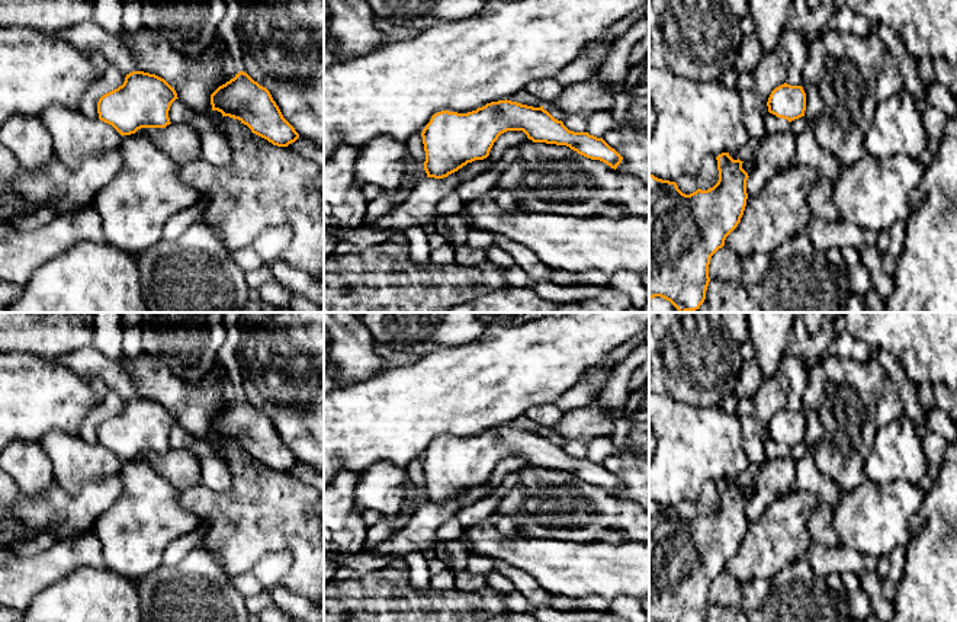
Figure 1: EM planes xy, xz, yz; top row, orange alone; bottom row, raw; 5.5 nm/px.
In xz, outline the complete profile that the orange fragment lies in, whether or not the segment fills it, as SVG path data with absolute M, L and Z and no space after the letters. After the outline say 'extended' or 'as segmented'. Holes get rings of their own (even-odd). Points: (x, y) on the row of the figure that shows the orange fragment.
M505 99L468 113L441 110L433 115L421 132L427 177L443 179L468 163L486 158L494 142L507 131L523 131L533 142L566 145L614 170L623 160L603 138L569 131L543 106L533 108Z; as segmented

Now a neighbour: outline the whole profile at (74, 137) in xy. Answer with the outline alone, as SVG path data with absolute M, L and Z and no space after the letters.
M61 106L48 108L41 122L52 137L54 157L76 169L87 157L118 150L122 135L109 124L89 119L80 110Z

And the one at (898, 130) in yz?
M903 89L876 106L873 125L864 132L863 145L867 156L877 160L895 156L918 160L928 140L915 99Z

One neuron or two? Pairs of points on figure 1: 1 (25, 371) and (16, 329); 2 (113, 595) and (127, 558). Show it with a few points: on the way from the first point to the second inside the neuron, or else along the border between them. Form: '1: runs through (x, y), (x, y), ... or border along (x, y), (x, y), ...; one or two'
1: border along (15, 350), (54, 362); two
2: border along (108, 567), (131, 580); two

